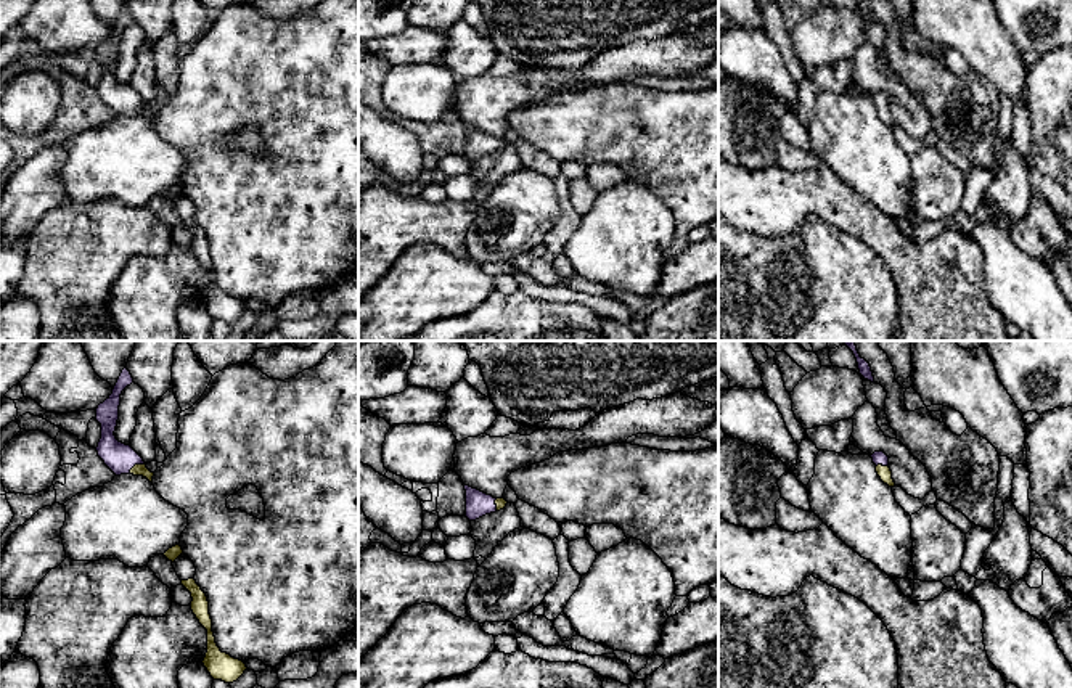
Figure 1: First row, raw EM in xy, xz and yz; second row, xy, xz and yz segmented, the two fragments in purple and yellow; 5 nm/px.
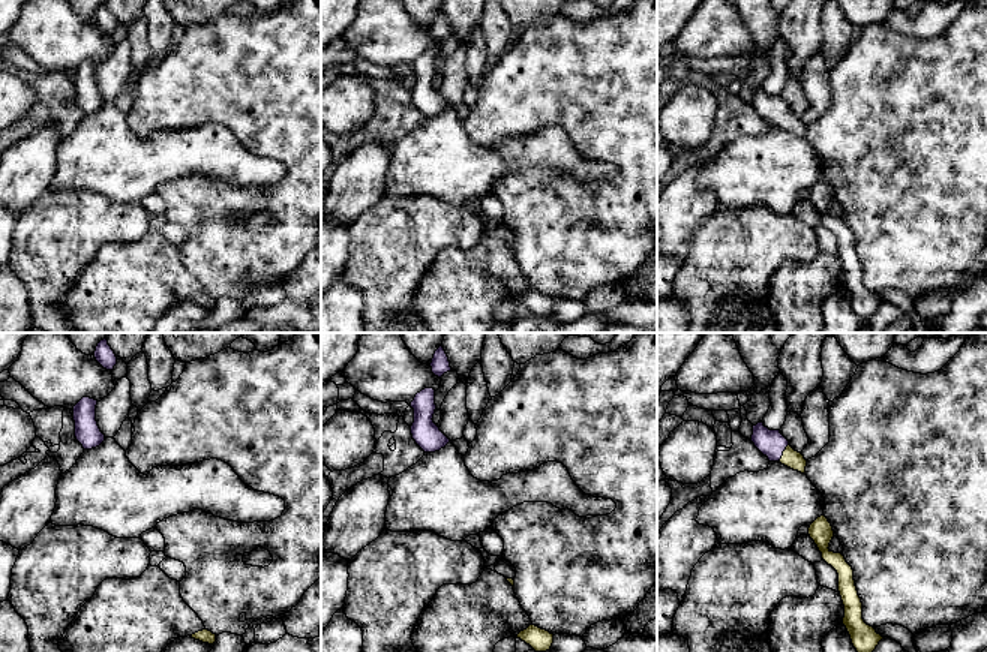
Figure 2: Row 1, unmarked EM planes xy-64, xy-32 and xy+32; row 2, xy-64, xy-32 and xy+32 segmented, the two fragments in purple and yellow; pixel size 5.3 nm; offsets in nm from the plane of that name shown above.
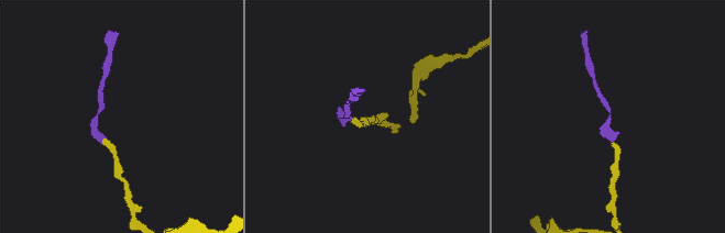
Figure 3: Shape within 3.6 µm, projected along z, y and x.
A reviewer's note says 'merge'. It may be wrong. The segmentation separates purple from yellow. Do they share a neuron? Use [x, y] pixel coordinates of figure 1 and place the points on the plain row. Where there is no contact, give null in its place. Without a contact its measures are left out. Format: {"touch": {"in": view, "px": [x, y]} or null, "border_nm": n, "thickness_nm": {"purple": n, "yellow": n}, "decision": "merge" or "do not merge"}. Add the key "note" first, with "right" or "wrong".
{"note": "right", "touch": {"in": "xy", "px": [135, 103]}, "border_nm": 100, "thickness_nm": {"purple": 150, "yellow": 60}, "decision": "merge"}

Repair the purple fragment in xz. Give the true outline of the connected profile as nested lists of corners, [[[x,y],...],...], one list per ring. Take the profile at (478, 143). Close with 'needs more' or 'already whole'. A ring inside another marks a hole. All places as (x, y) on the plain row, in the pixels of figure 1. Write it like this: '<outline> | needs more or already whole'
[[[464,125],[464,130],[466,130],[466,154],[464,156],[469,161],[476,161],[485,154],[500,151],[508,143],[505,138],[493,138],[492,135],[487,135],[469,125]]] | needs more

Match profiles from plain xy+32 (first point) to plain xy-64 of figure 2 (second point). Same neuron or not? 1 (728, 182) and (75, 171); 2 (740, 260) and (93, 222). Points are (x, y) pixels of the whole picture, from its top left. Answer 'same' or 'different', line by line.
1: same
2: same

